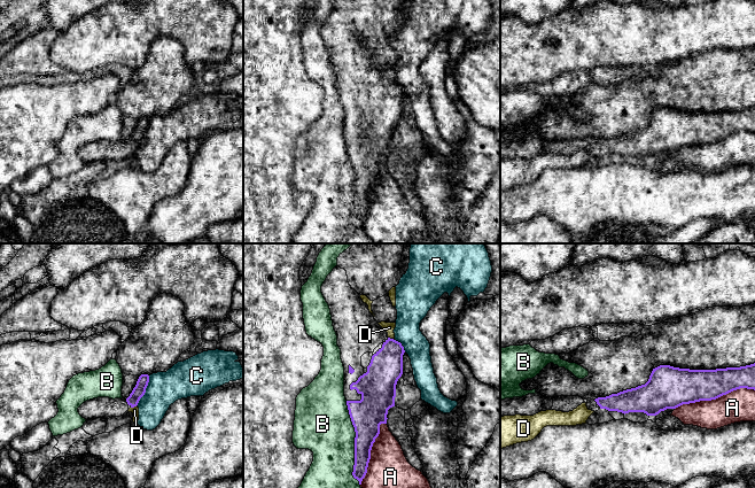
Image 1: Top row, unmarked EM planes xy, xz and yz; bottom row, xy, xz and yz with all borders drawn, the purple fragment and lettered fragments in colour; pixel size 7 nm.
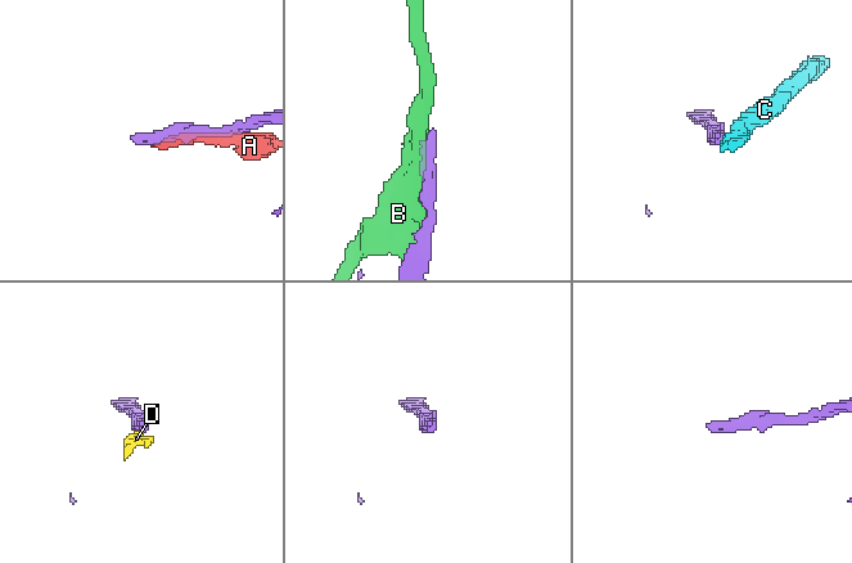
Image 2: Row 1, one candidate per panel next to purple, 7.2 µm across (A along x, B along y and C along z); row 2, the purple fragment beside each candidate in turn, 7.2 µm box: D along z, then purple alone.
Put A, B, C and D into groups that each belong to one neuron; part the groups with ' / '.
A / B / C D

